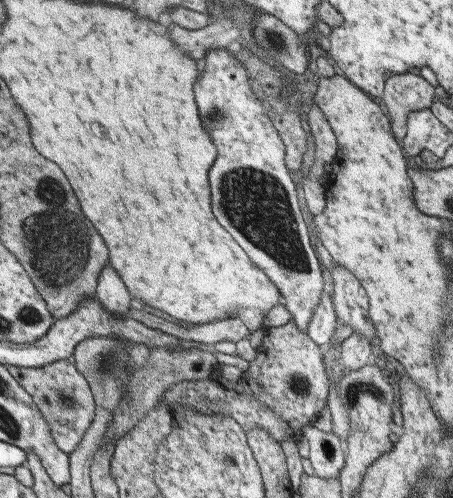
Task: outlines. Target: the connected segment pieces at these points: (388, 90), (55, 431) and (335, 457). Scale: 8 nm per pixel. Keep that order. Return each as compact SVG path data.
M409 73L391 75L385 80L378 102L387 110L390 130L397 142L405 135L407 115L431 107L431 101L435 100L433 88L421 76Z
M66 359L56 360L39 368L11 365L5 365L5 368L33 398L42 417L49 425L51 438L57 448L65 450L65 454L70 455L83 440L85 432L91 428L98 412L95 396L87 379Z
M308 424L302 437L309 445L309 464L319 478L333 478L344 467L343 442L331 431L321 432L313 424Z

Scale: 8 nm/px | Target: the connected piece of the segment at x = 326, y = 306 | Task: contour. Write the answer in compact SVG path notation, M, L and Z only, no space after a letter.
M329 292L322 294L313 317L310 317L306 334L317 346L329 347L329 339L337 326L337 318Z

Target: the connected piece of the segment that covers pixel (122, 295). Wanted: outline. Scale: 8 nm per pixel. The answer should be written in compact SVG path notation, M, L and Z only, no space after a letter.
M105 266L105 270L101 270L94 296L101 303L100 307L118 317L125 316L134 304L124 282L117 276L117 272L111 266Z

